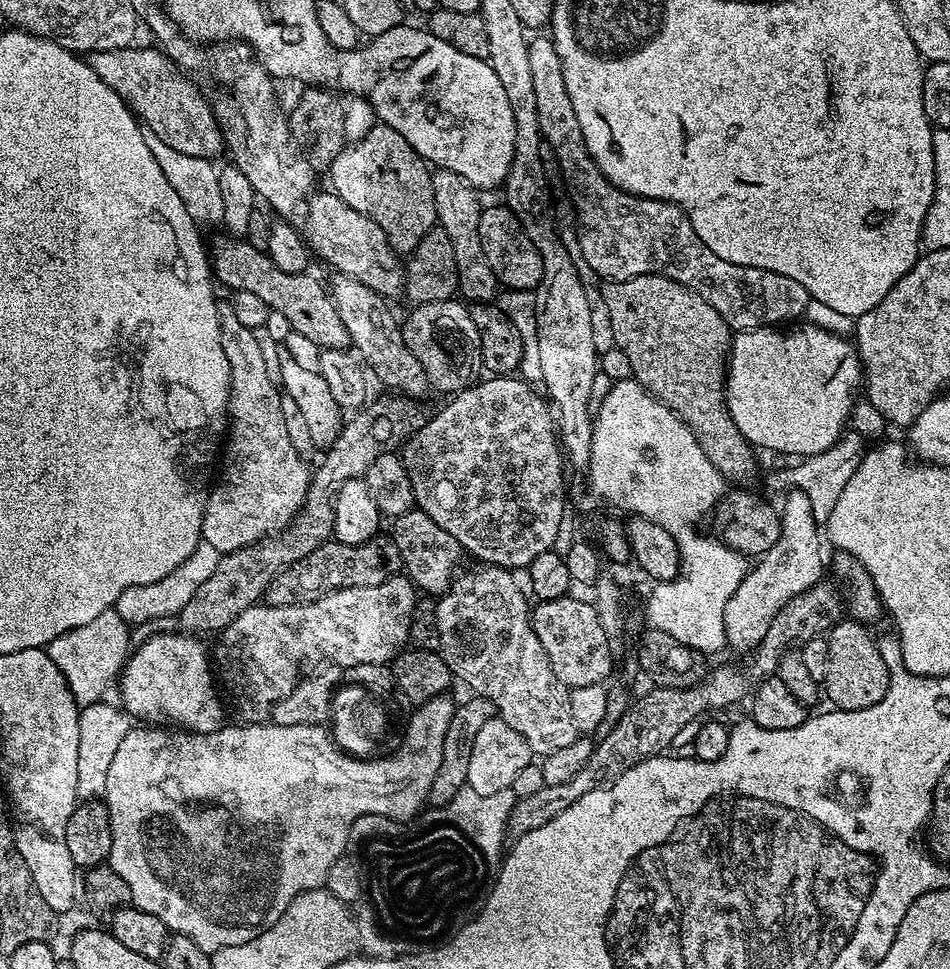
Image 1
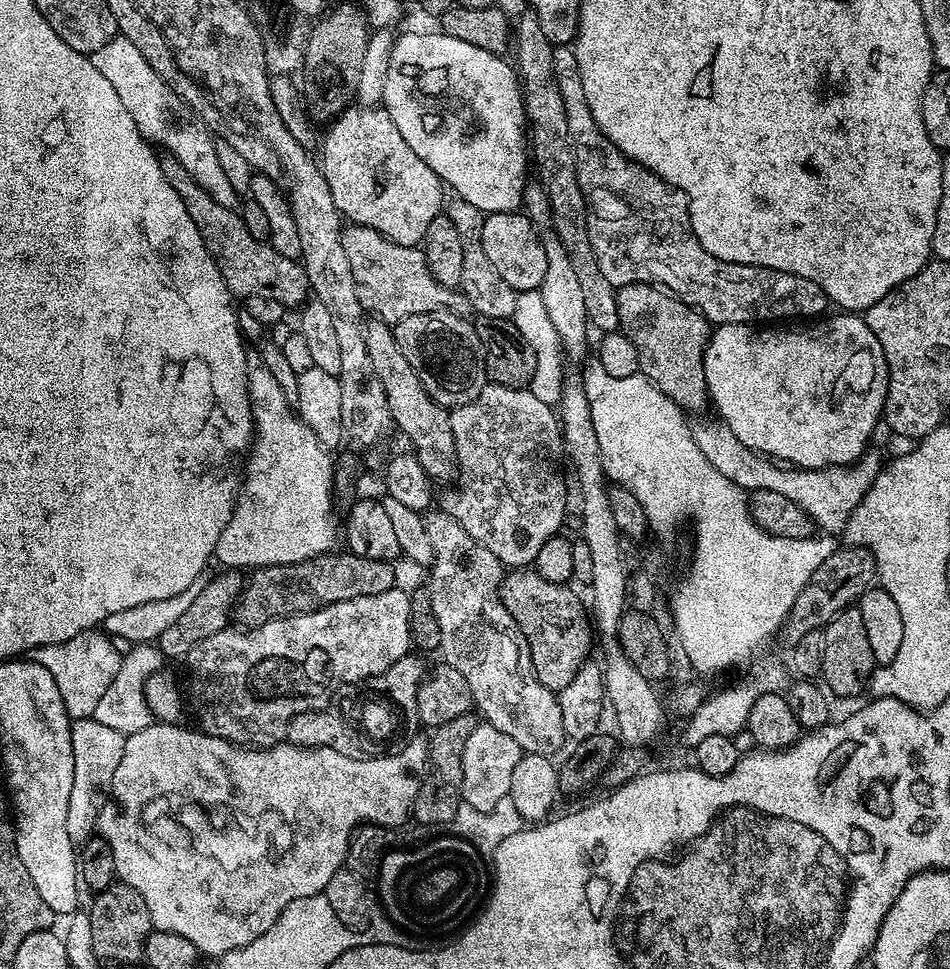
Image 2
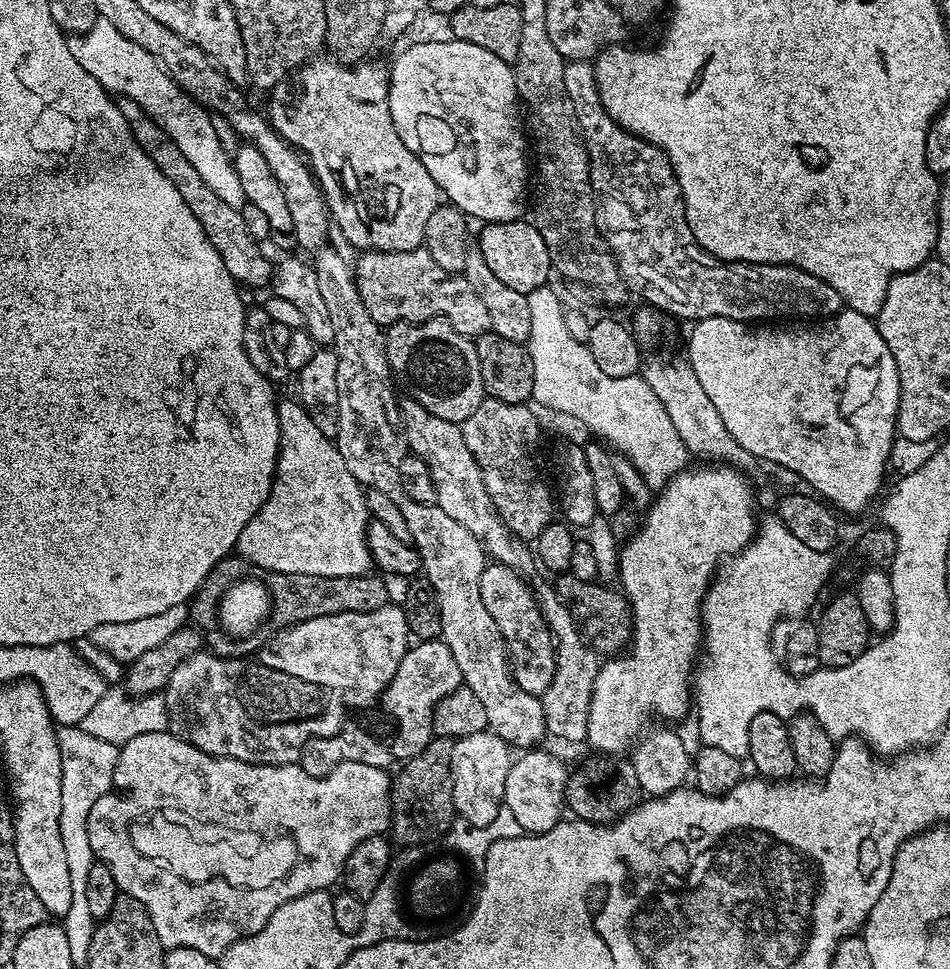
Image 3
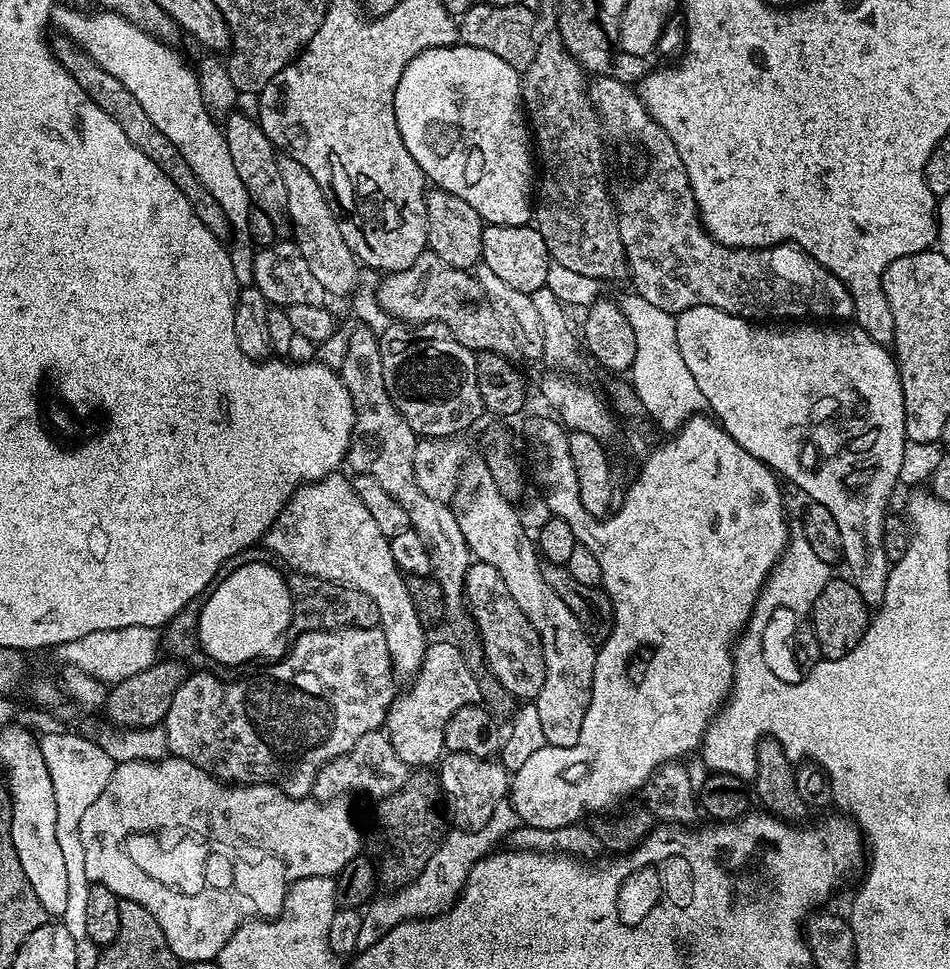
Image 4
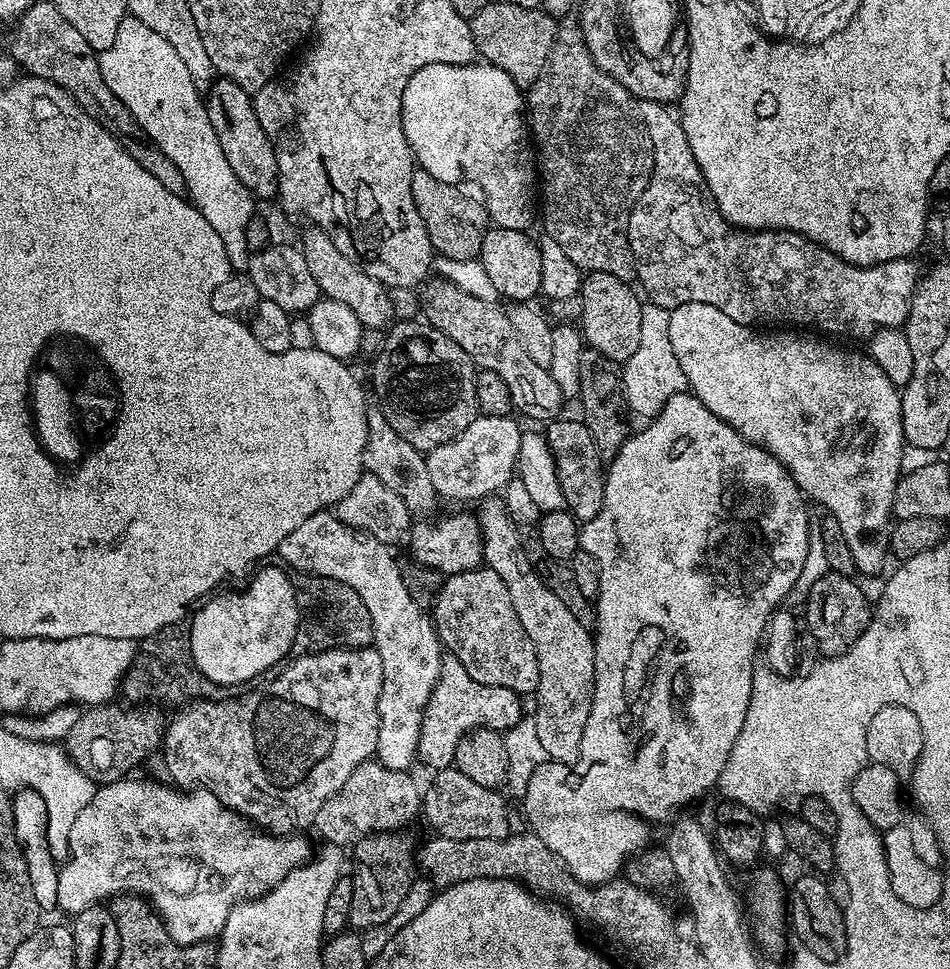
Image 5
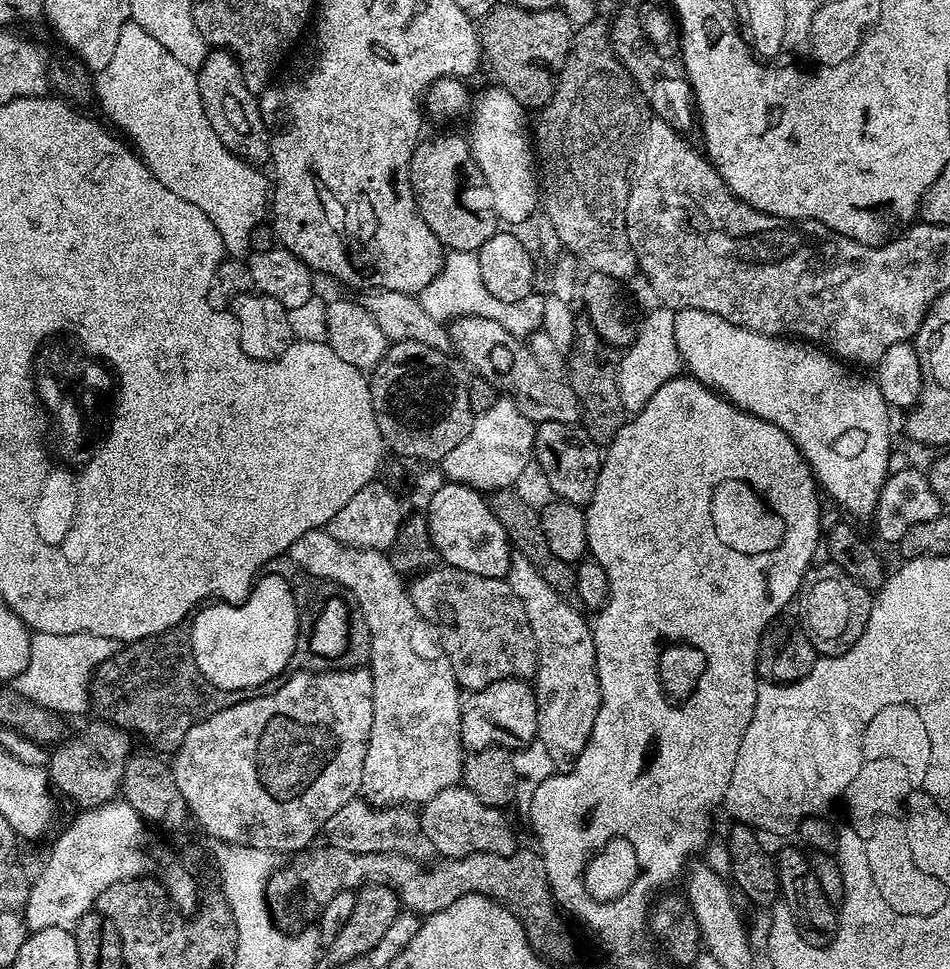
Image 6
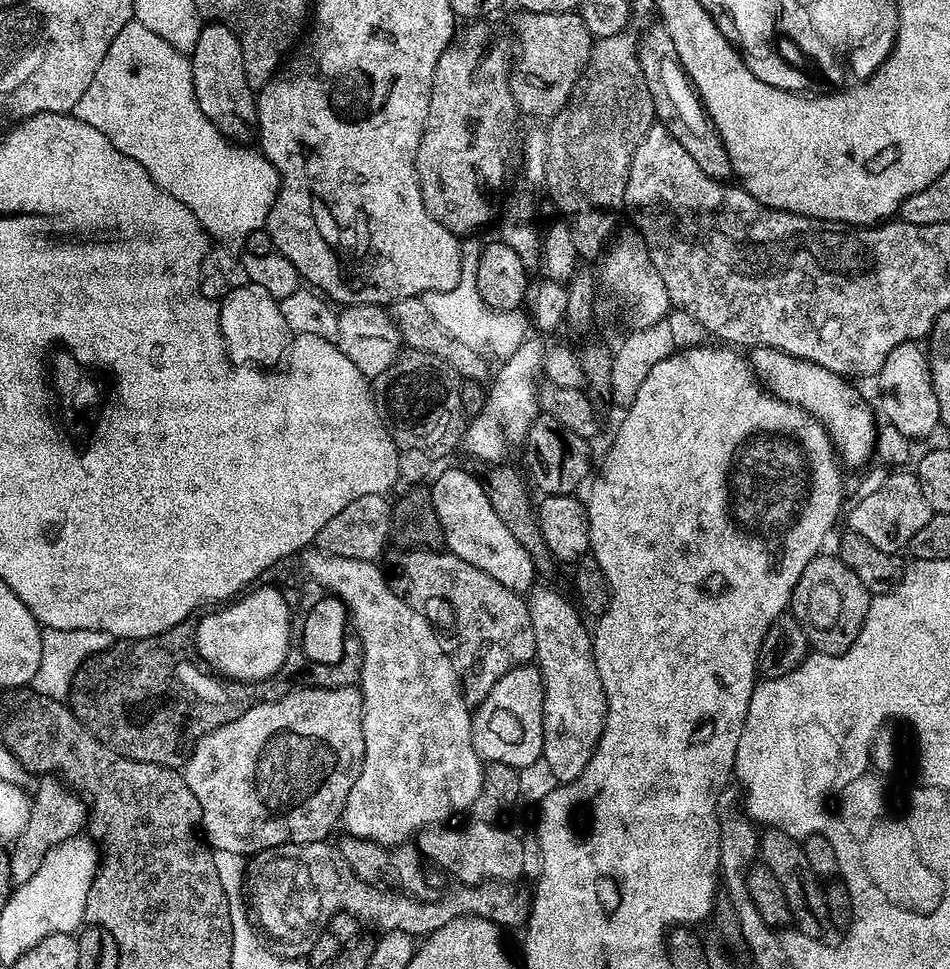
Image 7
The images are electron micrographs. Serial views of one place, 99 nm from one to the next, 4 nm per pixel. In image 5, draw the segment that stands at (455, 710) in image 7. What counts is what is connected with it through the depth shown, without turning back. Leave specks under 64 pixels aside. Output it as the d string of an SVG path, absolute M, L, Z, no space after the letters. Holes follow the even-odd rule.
M325 510L306 518L306 522L298 526L298 530L286 534L278 551L290 562L290 566L296 567L300 572L345 583L362 598L373 620L373 645L378 650L378 658L382 658L382 694L378 698L380 725L375 759L390 770L408 772L411 764L415 765L418 760L416 751L420 728L424 724L424 709L428 707L432 692L440 680L442 645L429 613L419 608L414 598L410 598L410 590L406 590L406 582L400 576L400 564L392 557L393 549L366 532L358 532L355 528L346 526L339 516Z

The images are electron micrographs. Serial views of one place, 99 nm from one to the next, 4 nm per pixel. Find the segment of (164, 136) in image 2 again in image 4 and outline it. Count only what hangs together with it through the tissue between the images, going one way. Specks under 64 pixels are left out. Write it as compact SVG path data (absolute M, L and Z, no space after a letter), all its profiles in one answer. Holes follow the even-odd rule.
M56 6L52 10L51 23L57 24L63 35L79 44L98 66L102 66L102 70L106 70L106 74L114 74L114 78L118 78L118 82L138 98L150 122L154 122L154 126L158 126L158 130L178 146L190 170L198 174L198 182L202 182L218 206L222 206L228 216L229 229L233 233L247 233L252 200L246 194L246 186L242 186L242 178L238 178L238 170L234 170L221 125L202 102L199 75L184 65L173 45L131 24L116 12L100 10L97 13L97 16L82 16L72 8Z

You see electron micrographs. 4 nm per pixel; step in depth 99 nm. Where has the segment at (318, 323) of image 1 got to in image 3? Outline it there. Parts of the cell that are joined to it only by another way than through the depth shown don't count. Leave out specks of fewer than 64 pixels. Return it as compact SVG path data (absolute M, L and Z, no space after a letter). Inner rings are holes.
M120 96L116 100L116 105L126 118L133 138L138 142L138 146L142 146L150 162L154 162L154 166L158 166L158 170L162 170L162 174L166 174L166 178L174 182L178 194L182 194L182 202L186 202L194 218L198 218L206 238L210 238L210 246L218 250L218 258L226 262L226 270L230 270L237 285L244 287L245 284L248 288L260 288L264 284L265 287L271 281L274 264L273 261L270 262L264 257L264 252L260 249L263 247L252 237L250 230L246 230L246 222L242 222L240 209L226 206L226 202L222 202L222 198L218 198L218 194L214 194L214 190L206 186L202 174L198 174L198 170L194 170L194 165L186 158L186 154L178 150L174 138L170 138L170 134L166 134L163 126L146 115L142 106L138 106L138 102L134 102L128 96Z

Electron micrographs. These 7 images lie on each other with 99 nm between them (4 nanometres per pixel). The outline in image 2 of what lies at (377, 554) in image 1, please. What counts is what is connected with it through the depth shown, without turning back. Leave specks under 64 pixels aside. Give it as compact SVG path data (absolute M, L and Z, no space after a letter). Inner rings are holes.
M336 550L306 562L266 566L249 571L234 609L235 623L242 626L262 626L280 616L317 612L334 602L382 594L397 587L398 580L392 567L387 560L362 558L347 550Z

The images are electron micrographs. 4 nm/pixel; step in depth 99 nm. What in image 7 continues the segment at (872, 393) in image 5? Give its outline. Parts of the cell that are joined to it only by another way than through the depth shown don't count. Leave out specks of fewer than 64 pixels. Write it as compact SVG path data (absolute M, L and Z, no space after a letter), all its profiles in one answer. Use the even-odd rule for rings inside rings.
M758 348L751 353L752 371L770 389L773 396L796 404L813 416L828 432L837 457L845 465L856 468L873 459L876 440L877 418L872 417L868 404L851 388L845 377L834 374L809 360L799 360L773 348Z

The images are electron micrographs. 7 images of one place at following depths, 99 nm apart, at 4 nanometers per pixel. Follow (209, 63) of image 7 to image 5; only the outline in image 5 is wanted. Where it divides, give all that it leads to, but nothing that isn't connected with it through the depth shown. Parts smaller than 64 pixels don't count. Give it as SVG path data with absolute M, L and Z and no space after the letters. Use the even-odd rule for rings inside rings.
M220 78L207 89L206 107L210 126L214 126L214 134L218 134L218 146L222 146L226 162L230 162L230 170L238 174L238 182L242 182L257 201L263 202L271 196L273 199L280 191L278 158L266 130L262 130L262 122L258 122L258 114L254 114L252 96L238 83Z

